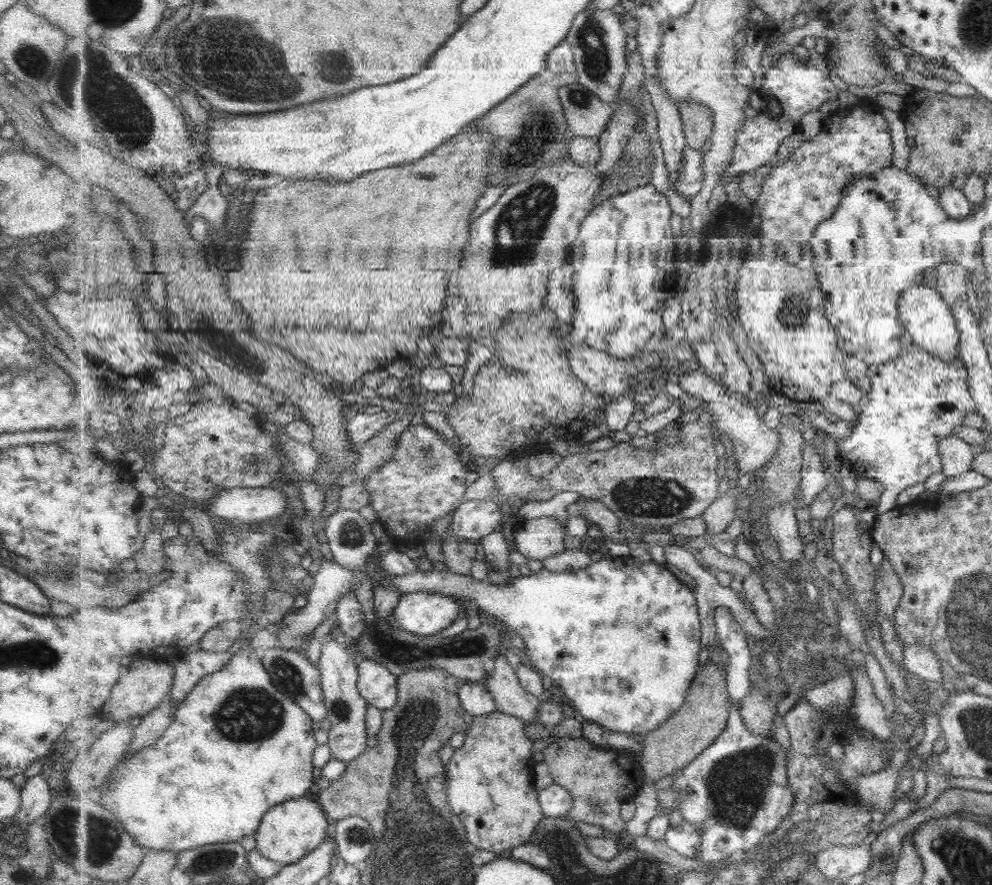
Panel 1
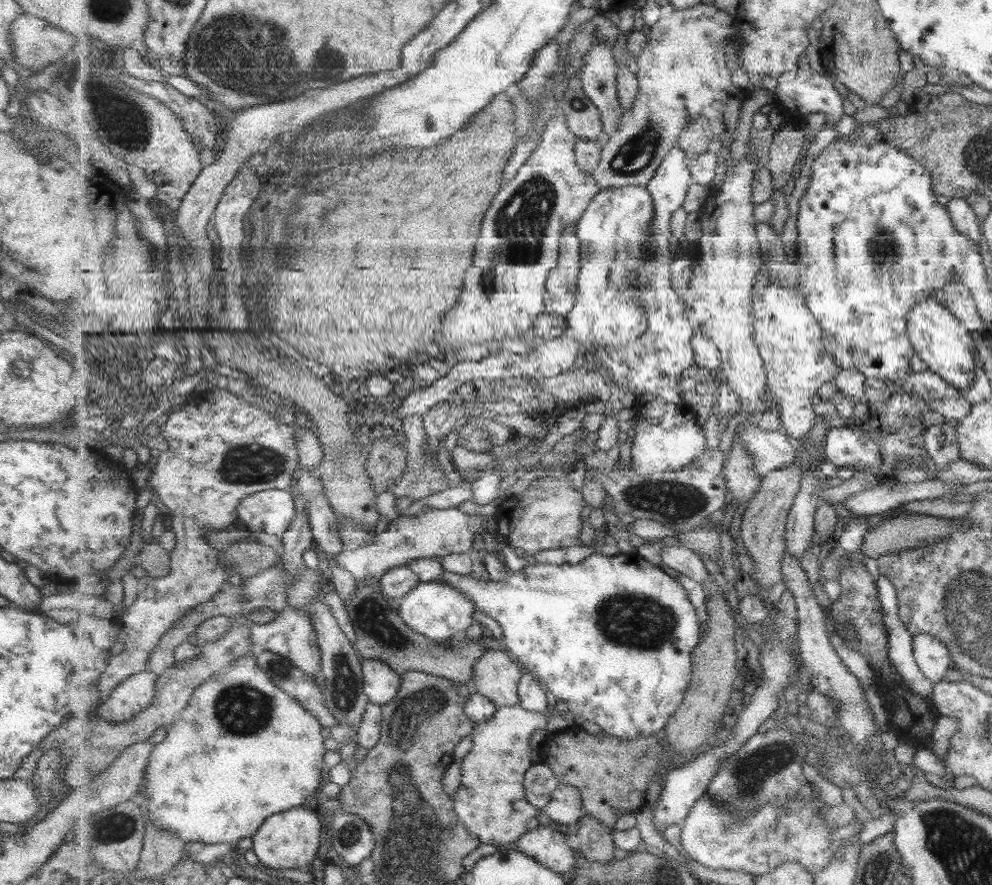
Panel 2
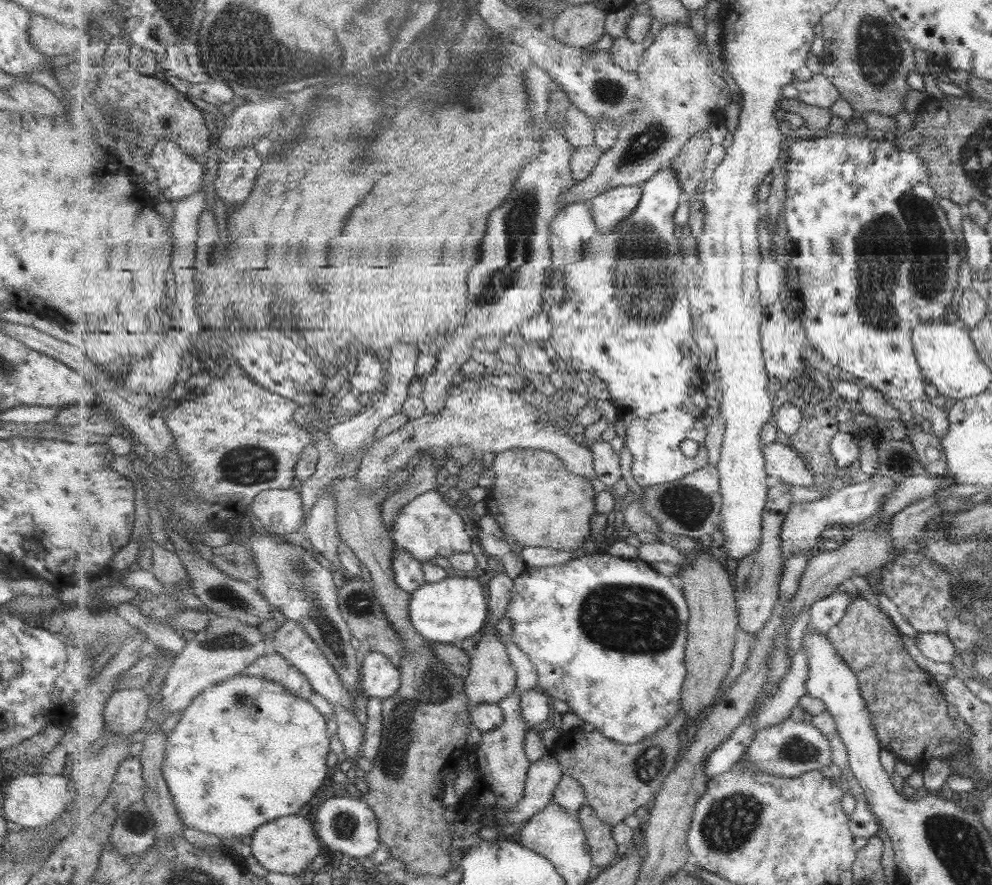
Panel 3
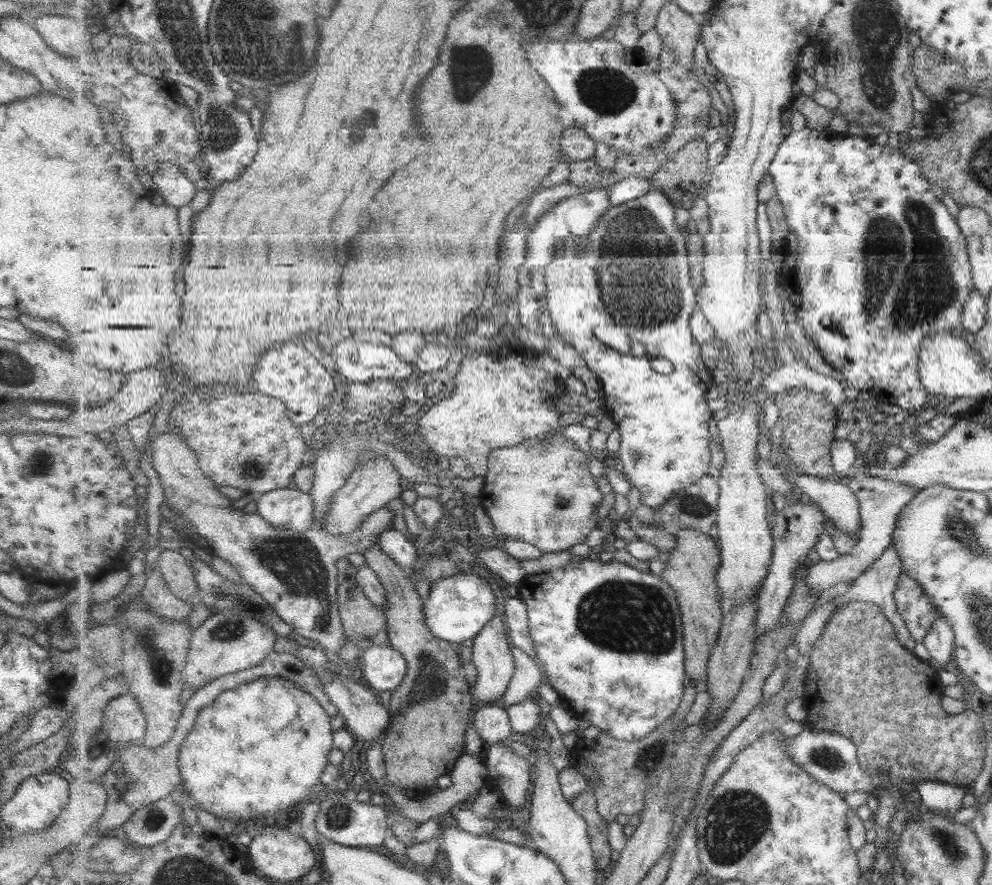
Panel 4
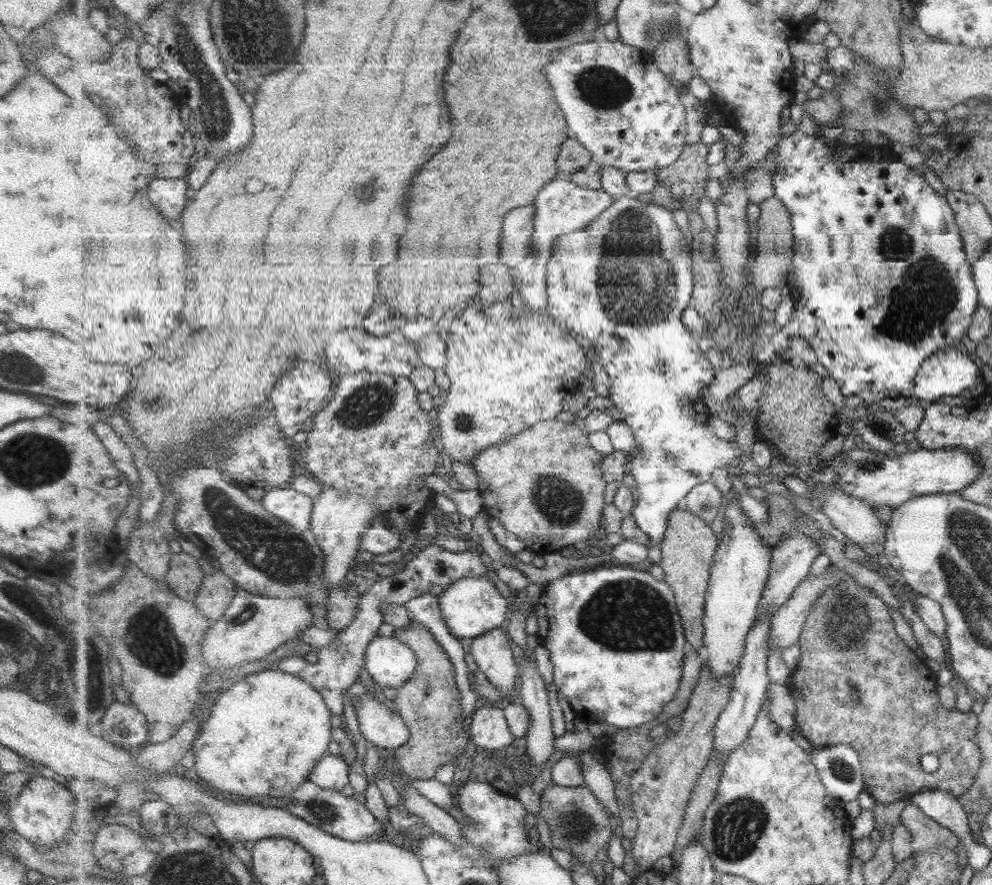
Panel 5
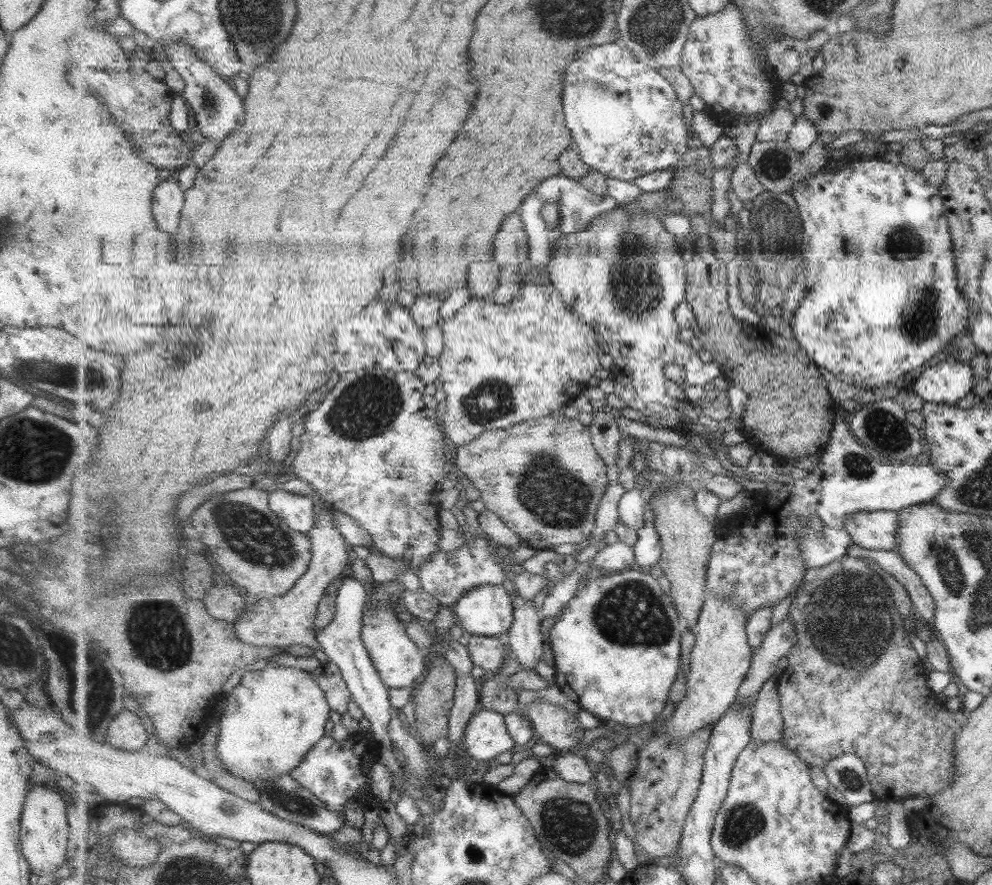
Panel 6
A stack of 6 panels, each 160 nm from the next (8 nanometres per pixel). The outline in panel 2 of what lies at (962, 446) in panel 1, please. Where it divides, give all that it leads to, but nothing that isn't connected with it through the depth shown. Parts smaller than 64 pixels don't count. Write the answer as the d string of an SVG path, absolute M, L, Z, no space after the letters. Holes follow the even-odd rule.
M952 424L931 425L924 434L926 454L935 464L936 471L945 470L951 462L959 460L957 433Z

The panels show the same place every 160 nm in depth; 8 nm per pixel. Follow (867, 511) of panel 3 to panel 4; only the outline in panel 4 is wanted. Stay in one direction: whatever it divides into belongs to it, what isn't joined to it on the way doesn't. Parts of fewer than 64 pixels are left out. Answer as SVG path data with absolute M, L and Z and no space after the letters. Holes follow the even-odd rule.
M795 499L790 500L781 511L775 514L773 511L770 512L767 518L773 526L772 535L774 536L775 546L769 574L764 580L762 592L758 596L759 599L756 600L759 612L756 624L757 641L762 634L777 625L779 617L784 612L784 607L792 596L791 592L794 592L793 588L796 588L795 578L797 576L795 574L797 574L797 568L803 563L804 565L810 563L813 559L813 548L819 542L819 536L825 534L825 525L832 526L830 516L820 506L816 504L803 505Z

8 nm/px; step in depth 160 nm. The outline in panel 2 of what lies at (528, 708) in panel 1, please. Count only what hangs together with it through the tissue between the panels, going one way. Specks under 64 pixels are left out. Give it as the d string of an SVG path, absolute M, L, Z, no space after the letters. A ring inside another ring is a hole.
M489 649L482 653L481 658L474 664L471 679L474 682L475 691L489 697L500 708L520 705L518 686L522 675L522 668L506 652Z

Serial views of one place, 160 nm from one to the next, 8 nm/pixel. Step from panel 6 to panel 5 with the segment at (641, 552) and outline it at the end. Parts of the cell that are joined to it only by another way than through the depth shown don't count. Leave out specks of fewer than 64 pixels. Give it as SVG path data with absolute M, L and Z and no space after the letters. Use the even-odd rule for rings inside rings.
M634 195L616 197L614 204L587 229L557 241L548 262L548 284L548 313L571 334L589 340L592 353L611 380L610 400L635 433L638 445L629 454L628 473L636 482L639 496L632 515L649 535L648 546L661 544L668 518L683 505L686 496L698 485L712 481L718 469L741 472L743 462L743 450L737 443L719 438L710 425L713 414L702 400L703 390L713 382L717 370L701 352L700 336L685 328L682 321L694 294L691 242L679 230L672 210L643 202Z

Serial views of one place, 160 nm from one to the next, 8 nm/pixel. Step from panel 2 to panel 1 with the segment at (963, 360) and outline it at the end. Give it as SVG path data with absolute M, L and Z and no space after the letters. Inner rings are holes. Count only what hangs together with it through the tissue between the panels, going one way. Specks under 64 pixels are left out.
M921 278L912 282L910 288L905 289L898 298L898 313L903 327L911 337L911 343L943 362L951 361L957 356L959 334L950 307L944 304L935 289L929 289L923 284Z

